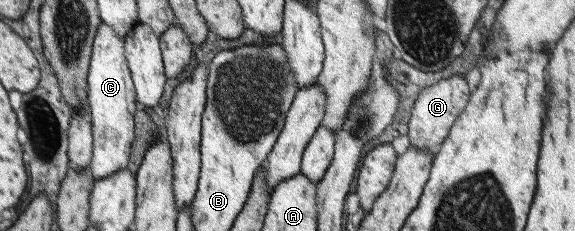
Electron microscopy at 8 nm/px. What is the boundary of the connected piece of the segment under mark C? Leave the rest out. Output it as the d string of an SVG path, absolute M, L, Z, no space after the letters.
M103 24L95 39L89 75L91 112L95 121L95 156L90 167L100 180L129 167L137 141L138 89L134 83L127 41L112 25Z

